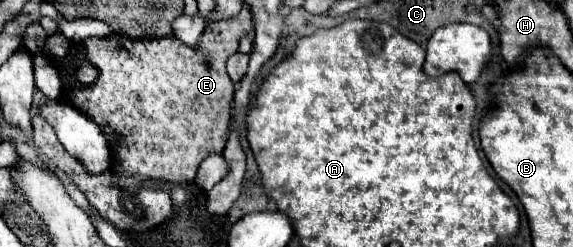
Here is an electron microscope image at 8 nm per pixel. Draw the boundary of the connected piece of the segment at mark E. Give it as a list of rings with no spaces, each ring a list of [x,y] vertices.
[[[230,18],[210,22],[194,48],[186,46],[176,36],[130,38],[126,34],[110,34],[104,38],[90,36],[84,40],[86,60],[98,68],[98,80],[92,86],[72,82],[70,102],[106,134],[108,146],[114,154],[112,176],[116,186],[138,192],[140,184],[146,180],[192,182],[200,162],[210,154],[220,154],[224,150],[228,140],[230,104],[234,98],[234,86],[226,74],[226,60],[238,52],[240,38],[250,32],[252,22],[248,18]]]

